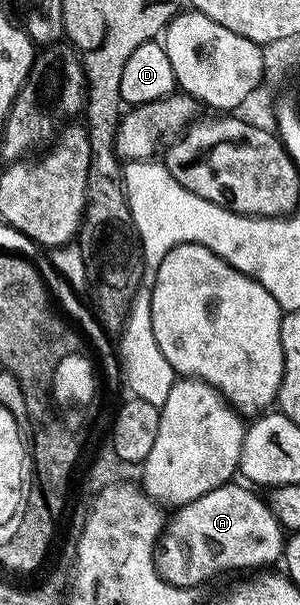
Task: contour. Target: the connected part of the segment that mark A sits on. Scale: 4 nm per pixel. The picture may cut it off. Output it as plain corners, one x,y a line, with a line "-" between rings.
231,481
220,485
216,489
212,489
208,493
204,493
204,497
196,497
196,501
191,503
183,503
181,507
173,512
174,516
169,516
168,522
162,528
162,536
158,538
158,545
154,552
154,562
158,564
158,571
164,579
177,587
193,587
197,588
198,583
202,583
205,579
210,579
213,575
218,575
221,571
238,571
241,567
254,567
250,569
266,569
274,562
281,560
284,555
284,529
280,525
280,521
276,519
272,513
269,502
265,498
262,499
257,495
257,490
251,489
249,486
243,485
238,481

